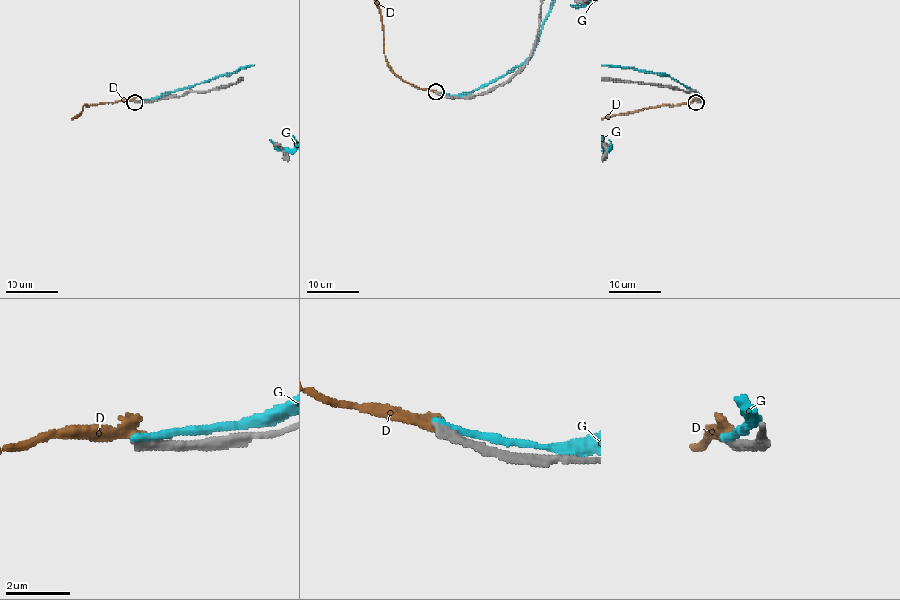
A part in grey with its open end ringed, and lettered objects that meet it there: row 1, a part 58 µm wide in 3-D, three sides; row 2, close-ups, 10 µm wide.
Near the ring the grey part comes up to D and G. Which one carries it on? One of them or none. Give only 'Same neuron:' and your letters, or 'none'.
Same neuron: none

